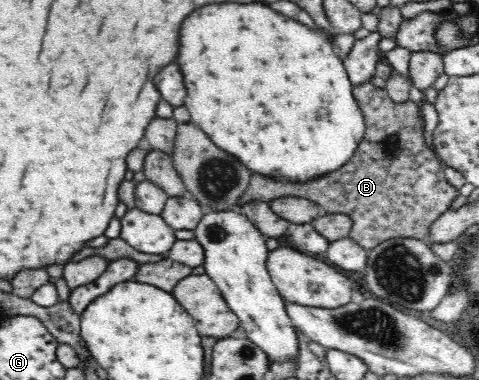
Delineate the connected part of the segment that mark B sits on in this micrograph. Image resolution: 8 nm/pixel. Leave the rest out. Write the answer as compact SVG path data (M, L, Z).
M372 83L355 88L354 97L355 102L357 102L357 106L359 106L359 110L361 110L361 116L363 116L364 134L363 139L359 141L357 147L354 149L351 159L349 159L349 161L347 161L343 167L339 167L337 171L331 171L331 173L327 173L327 175L313 177L313 179L309 179L309 181L293 181L293 183L291 183L291 181L279 181L279 179L273 179L273 177L267 177L267 175L265 175L265 177L263 177L263 175L253 175L253 177L251 177L251 183L249 183L248 186L249 189L246 189L243 192L243 195L239 197L237 200L237 205L245 205L245 203L249 203L251 201L263 201L269 203L271 200L283 196L297 196L309 199L314 201L316 204L319 204L327 214L349 214L351 219L353 219L353 229L351 229L349 237L359 242L359 244L361 244L361 246L363 246L366 250L372 250L377 244L398 237L415 237L417 239L426 241L429 236L429 231L431 231L431 225L433 225L434 221L439 219L439 215L443 215L445 211L449 210L449 204L455 199L455 196L459 196L459 192L447 182L447 179L445 179L444 166L433 152L433 149L429 150L429 148L423 144L424 118L420 113L420 108L411 102L406 102L403 104L393 102L385 88L383 89L375 87L375 85Z

